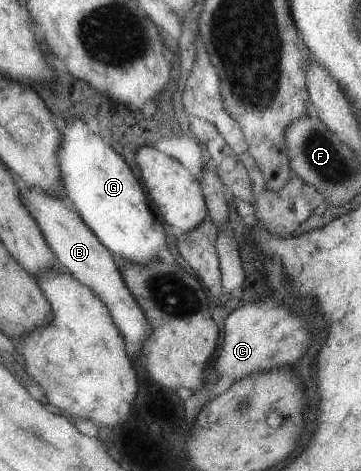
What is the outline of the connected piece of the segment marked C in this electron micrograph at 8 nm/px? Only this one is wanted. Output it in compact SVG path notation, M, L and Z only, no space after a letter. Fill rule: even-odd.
M266 297L258 305L242 305L240 309L227 315L223 323L222 347L213 363L213 371L218 380L221 377L229 377L235 382L256 372L292 367L310 339L310 333L302 329L302 321L274 303L271 297Z

